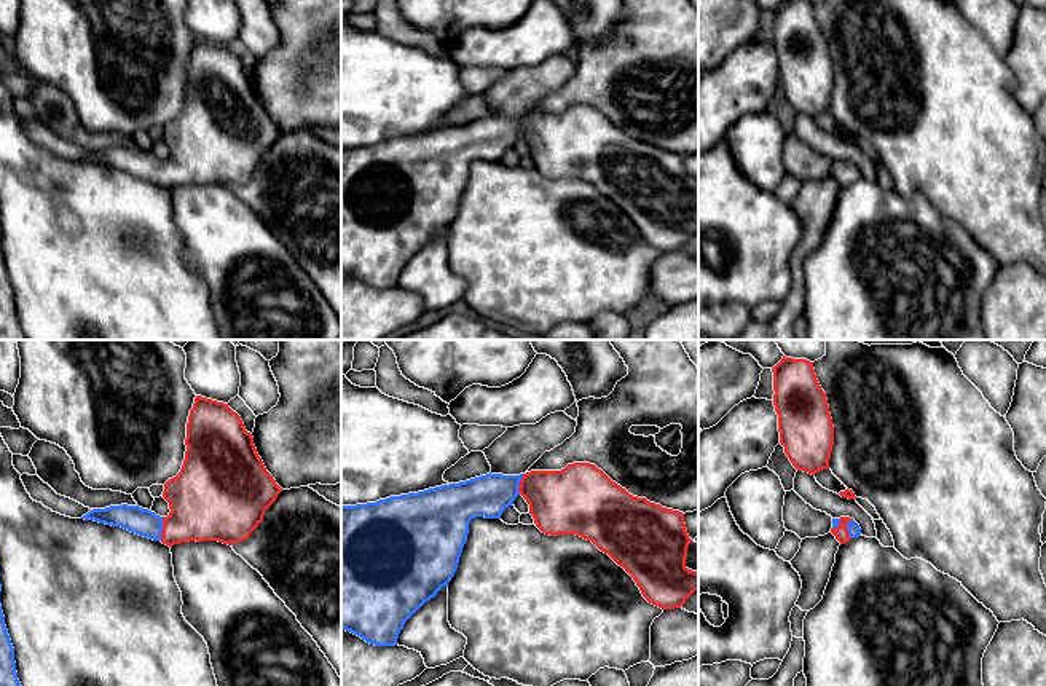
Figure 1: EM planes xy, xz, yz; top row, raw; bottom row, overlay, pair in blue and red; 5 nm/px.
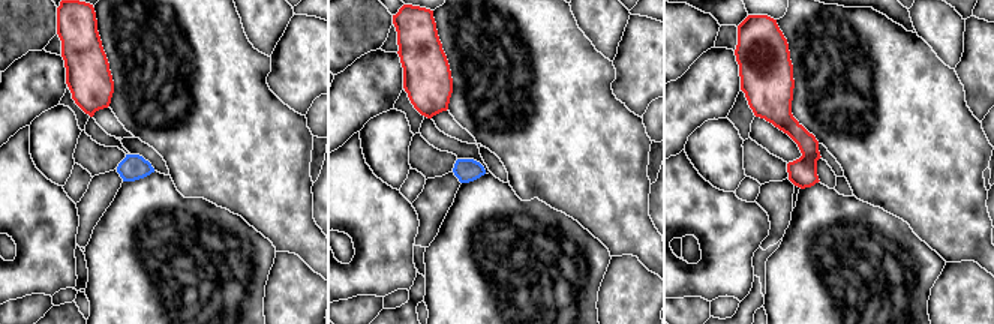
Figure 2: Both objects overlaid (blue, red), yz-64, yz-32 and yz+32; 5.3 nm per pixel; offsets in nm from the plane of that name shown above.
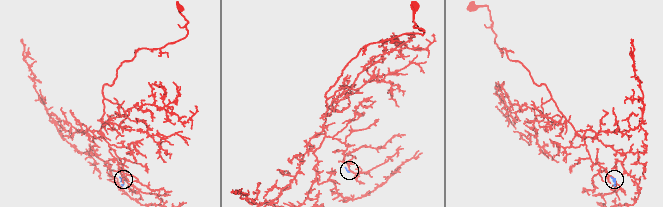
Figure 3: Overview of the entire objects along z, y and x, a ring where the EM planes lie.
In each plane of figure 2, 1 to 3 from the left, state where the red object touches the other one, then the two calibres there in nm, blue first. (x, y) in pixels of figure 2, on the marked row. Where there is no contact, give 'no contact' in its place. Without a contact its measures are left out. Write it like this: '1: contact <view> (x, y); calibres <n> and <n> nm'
1: no contact
2: no contact
3: no contact

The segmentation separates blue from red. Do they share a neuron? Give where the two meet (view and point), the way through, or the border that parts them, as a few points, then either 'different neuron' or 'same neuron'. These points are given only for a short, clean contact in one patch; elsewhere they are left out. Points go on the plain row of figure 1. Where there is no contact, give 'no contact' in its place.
xy (161, 171) | across xy (134, 161), (161, 171), (182, 168), (204, 147) | same neuron

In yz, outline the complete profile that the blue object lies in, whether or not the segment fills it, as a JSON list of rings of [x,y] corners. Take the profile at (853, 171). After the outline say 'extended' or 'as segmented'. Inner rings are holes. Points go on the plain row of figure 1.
[[[850,160],[832,161],[831,175],[840,187],[848,185],[851,180],[861,179],[859,168]]]; extended

